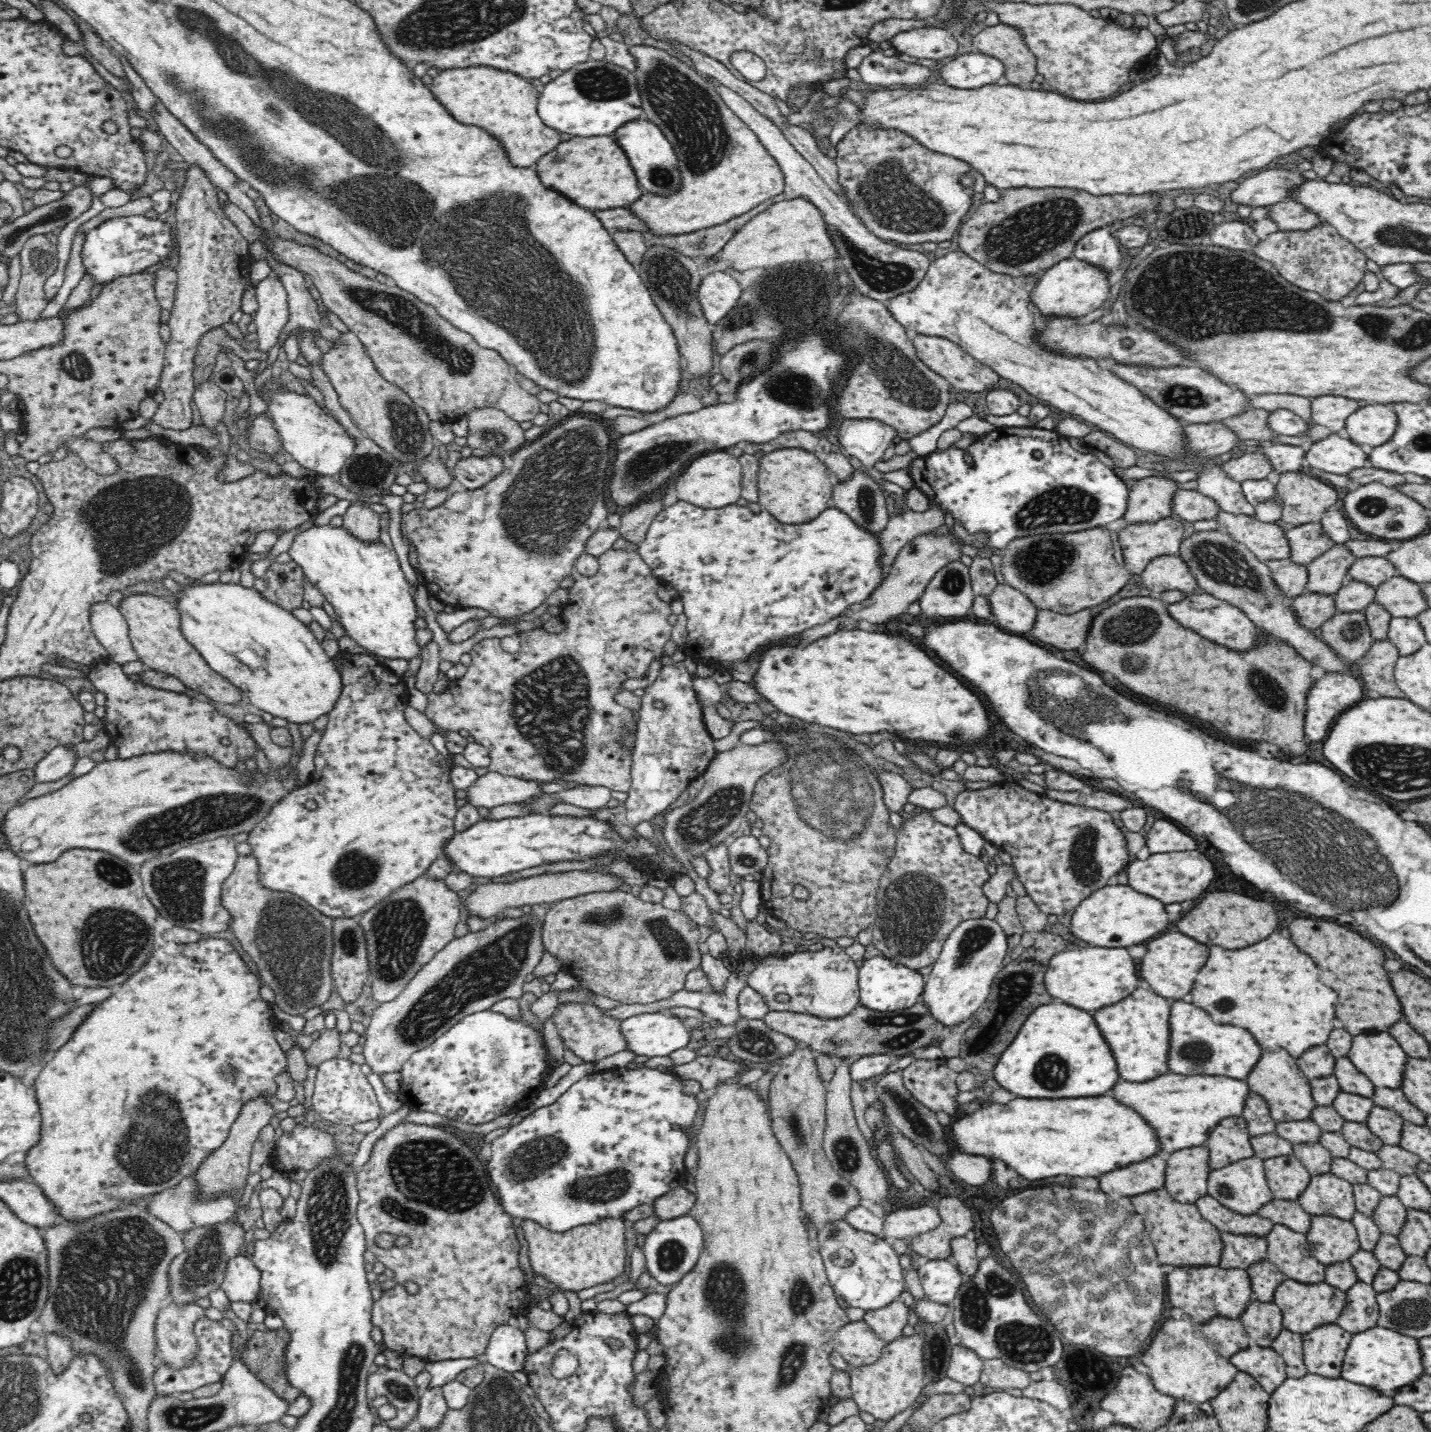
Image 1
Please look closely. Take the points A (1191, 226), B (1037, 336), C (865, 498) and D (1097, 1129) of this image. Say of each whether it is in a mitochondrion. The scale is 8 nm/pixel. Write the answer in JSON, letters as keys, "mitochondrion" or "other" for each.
{"A":"mitochondrion","B":"other","C":"mitochondrion","D":"other"}

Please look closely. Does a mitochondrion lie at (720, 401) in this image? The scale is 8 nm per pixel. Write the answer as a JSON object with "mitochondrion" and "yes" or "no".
{"mitochondrion":"no"}

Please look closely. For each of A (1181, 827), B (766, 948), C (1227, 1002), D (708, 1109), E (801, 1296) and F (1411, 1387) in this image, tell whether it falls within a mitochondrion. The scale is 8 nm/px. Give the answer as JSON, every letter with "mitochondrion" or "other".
{"A":"other","B":"other","C":"mitochondrion","D":"other","E":"mitochondrion","F":"other"}

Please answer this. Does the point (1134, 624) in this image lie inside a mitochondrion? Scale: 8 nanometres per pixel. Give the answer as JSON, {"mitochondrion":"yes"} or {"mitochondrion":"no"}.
{"mitochondrion":"yes"}

